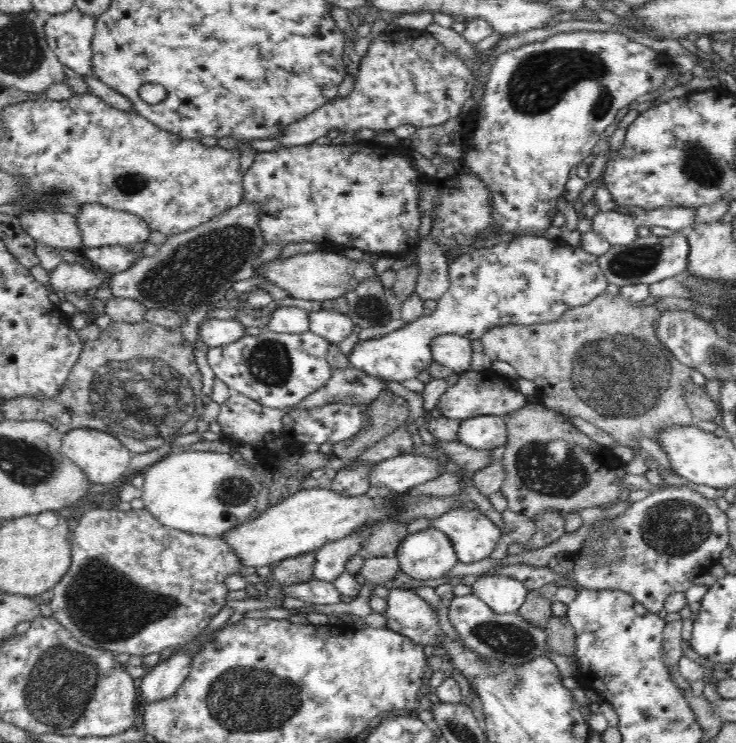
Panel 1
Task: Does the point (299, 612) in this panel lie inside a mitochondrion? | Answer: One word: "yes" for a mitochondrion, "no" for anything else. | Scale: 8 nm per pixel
no

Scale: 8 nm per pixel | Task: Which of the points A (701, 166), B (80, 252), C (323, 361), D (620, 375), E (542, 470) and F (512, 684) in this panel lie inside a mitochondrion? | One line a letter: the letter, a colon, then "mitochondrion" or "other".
A: mitochondrion
B: other
C: other
D: mitochondrion
E: mitochondrion
F: mitochondrion

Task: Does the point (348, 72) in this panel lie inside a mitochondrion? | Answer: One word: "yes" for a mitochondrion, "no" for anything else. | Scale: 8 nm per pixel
no

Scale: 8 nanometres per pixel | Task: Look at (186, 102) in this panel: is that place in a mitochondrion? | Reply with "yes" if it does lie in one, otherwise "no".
no

